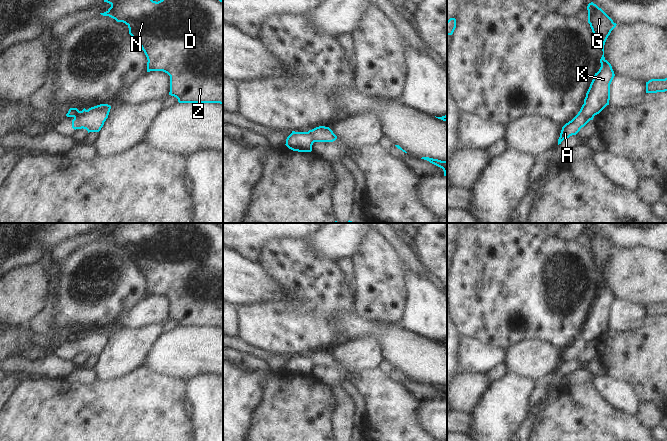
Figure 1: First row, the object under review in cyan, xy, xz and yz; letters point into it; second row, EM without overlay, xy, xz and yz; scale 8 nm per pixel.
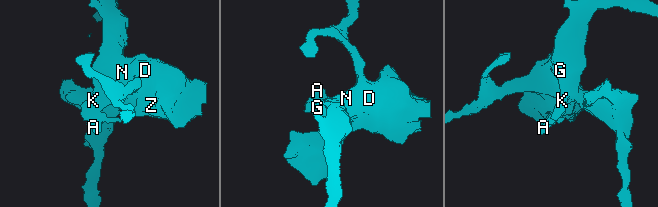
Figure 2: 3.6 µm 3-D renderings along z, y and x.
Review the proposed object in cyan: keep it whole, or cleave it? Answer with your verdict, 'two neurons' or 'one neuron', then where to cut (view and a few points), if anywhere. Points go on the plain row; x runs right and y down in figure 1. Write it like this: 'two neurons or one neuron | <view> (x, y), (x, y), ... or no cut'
two neurons | xy (87, 334), (74, 342)

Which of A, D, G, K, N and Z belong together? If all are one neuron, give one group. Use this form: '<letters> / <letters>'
A / D G K N Z

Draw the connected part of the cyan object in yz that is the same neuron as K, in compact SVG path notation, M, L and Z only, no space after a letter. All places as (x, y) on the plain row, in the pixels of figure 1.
M593 226L587 230L588 247L592 253L594 264L603 275L600 283L601 291L590 308L586 317L584 328L580 336L590 344L599 338L610 324L610 308L615 300L611 288L604 281L604 269L611 255L616 251L616 247Z

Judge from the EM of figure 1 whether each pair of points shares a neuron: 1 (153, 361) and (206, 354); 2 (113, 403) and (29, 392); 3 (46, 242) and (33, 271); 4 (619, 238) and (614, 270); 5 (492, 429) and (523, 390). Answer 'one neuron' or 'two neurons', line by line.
1: one neuron
2: one neuron
3: two neurons
4: two neurons
5: one neuron

